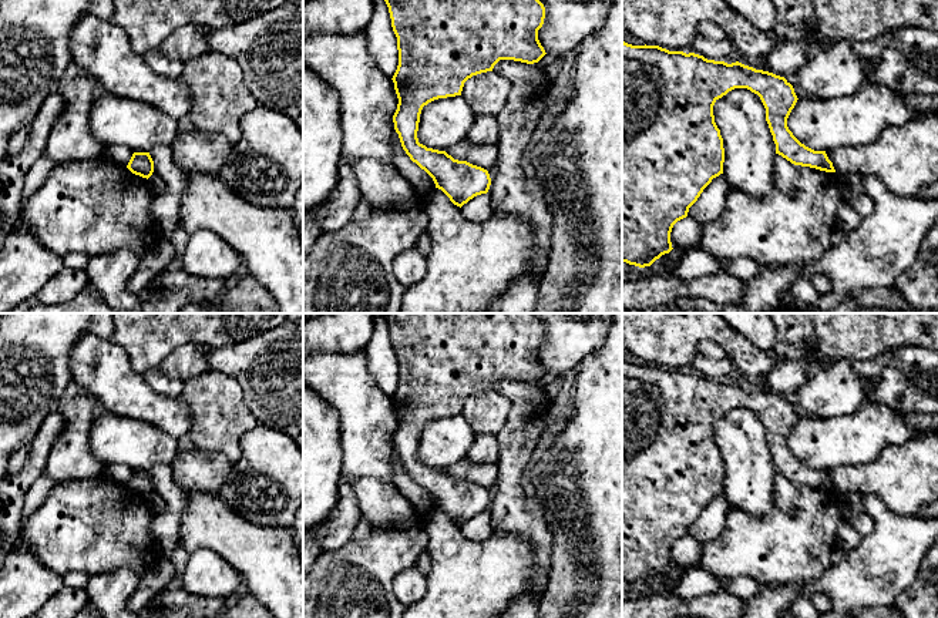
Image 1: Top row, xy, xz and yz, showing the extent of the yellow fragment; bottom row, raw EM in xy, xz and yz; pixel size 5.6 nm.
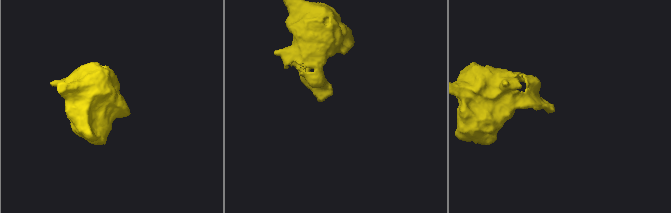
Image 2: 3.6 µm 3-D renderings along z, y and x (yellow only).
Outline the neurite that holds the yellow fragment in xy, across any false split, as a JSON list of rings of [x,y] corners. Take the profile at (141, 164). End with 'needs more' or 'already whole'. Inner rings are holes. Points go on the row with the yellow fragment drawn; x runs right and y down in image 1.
[[[134,152],[127,168],[142,178],[149,178],[154,172],[154,161],[149,152]]]; already whole

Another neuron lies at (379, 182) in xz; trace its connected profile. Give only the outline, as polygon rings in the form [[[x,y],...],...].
[[[373,158],[347,162],[356,175],[360,194],[373,209],[409,206],[418,199],[416,188],[393,164]]]

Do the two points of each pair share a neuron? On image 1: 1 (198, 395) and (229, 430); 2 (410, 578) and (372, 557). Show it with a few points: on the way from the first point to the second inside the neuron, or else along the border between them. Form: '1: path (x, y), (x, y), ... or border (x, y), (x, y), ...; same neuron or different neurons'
1: path (207, 403), (219, 416), (221, 422); same neuron
2: border (414, 566), (393, 581), (400, 603); different neurons

